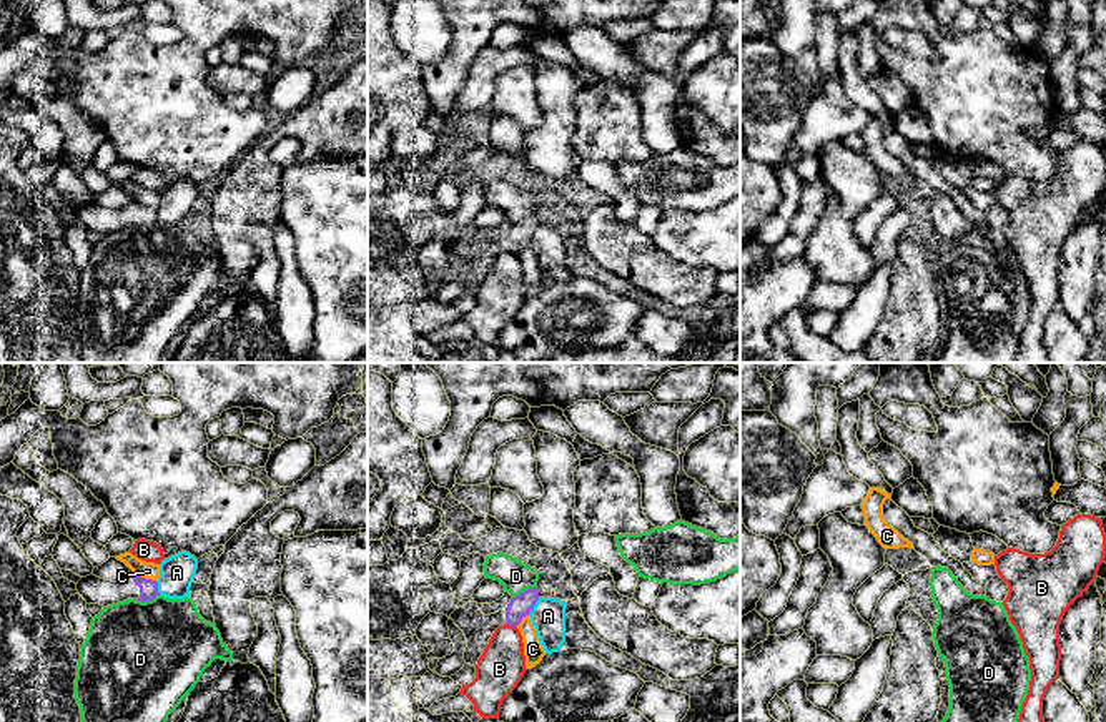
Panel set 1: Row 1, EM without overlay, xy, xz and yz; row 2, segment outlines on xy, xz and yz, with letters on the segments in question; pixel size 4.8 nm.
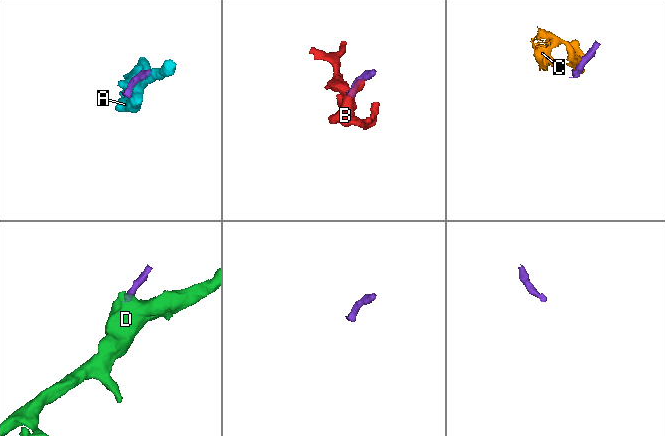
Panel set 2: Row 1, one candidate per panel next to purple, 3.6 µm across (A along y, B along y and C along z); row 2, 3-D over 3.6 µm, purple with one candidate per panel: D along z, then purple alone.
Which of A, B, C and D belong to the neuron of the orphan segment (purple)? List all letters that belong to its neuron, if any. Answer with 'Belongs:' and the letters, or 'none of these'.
Belongs: none of these

